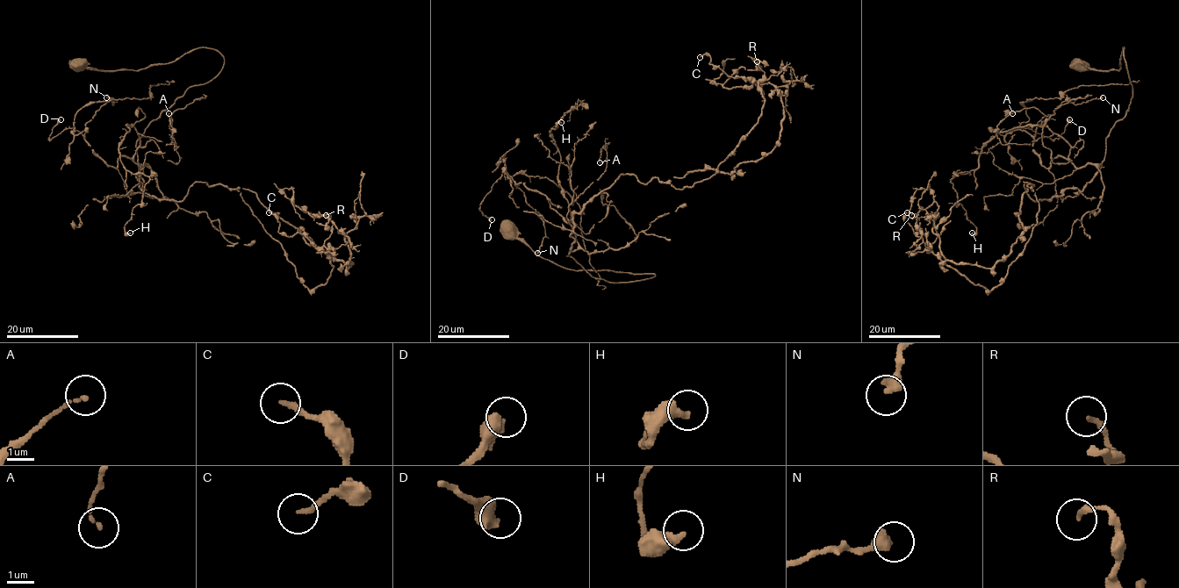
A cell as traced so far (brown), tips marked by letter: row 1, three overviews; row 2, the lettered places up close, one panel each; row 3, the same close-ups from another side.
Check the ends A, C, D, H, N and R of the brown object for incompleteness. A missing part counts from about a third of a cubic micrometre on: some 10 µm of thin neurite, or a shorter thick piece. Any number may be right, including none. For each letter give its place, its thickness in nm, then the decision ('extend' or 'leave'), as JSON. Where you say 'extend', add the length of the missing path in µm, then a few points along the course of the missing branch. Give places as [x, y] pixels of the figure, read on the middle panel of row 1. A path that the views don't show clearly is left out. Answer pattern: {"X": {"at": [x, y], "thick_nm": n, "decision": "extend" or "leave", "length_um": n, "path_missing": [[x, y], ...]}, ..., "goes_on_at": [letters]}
{"A": {"at": [600, 162], "thick_nm": 150, "decision": "leave"}, "C": {"at": [700, 57], "thick_nm": 220, "decision": "leave"}, "D": {"at": [492, 219], "thick_nm": 400, "decision": "leave"}, "H": {"at": [561, 122], "thick_nm": 360, "decision": "leave"}, "N": {"at": [537, 253], "thick_nm": 420, "decision": "leave"}, "R": {"at": [757, 61], "thick_nm": 200, "decision": "leave"}, "goes_on_at": []}

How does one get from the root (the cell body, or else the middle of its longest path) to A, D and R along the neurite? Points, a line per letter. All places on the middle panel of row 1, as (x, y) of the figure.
A: (510, 230), (566, 268), (654, 276), (609, 283), (567, 256), (564, 218), (603, 146), (600, 162)
D: (510, 230), (566, 268), (655, 276), (592, 276), (567, 256), (572, 226), (505, 171), (479, 206), (492, 219)
R: (510, 230), (654, 276), (592, 276), (573, 216), (621, 175), (766, 155), (780, 91), (723, 86), (757, 61)

